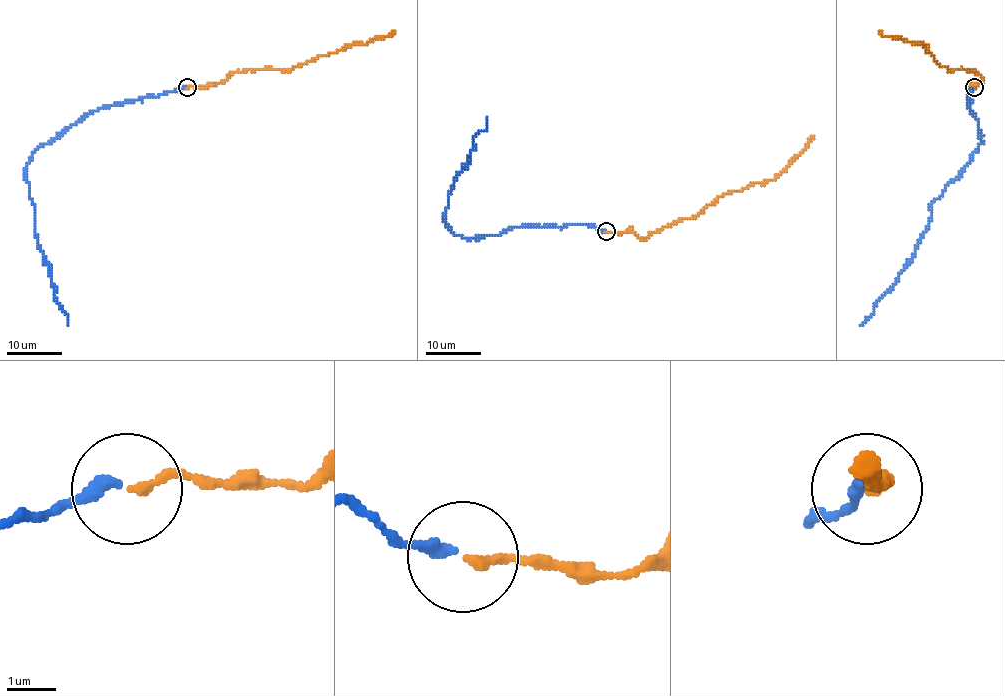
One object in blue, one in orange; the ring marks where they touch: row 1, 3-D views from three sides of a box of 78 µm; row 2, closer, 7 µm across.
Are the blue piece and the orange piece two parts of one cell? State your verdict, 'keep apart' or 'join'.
join

